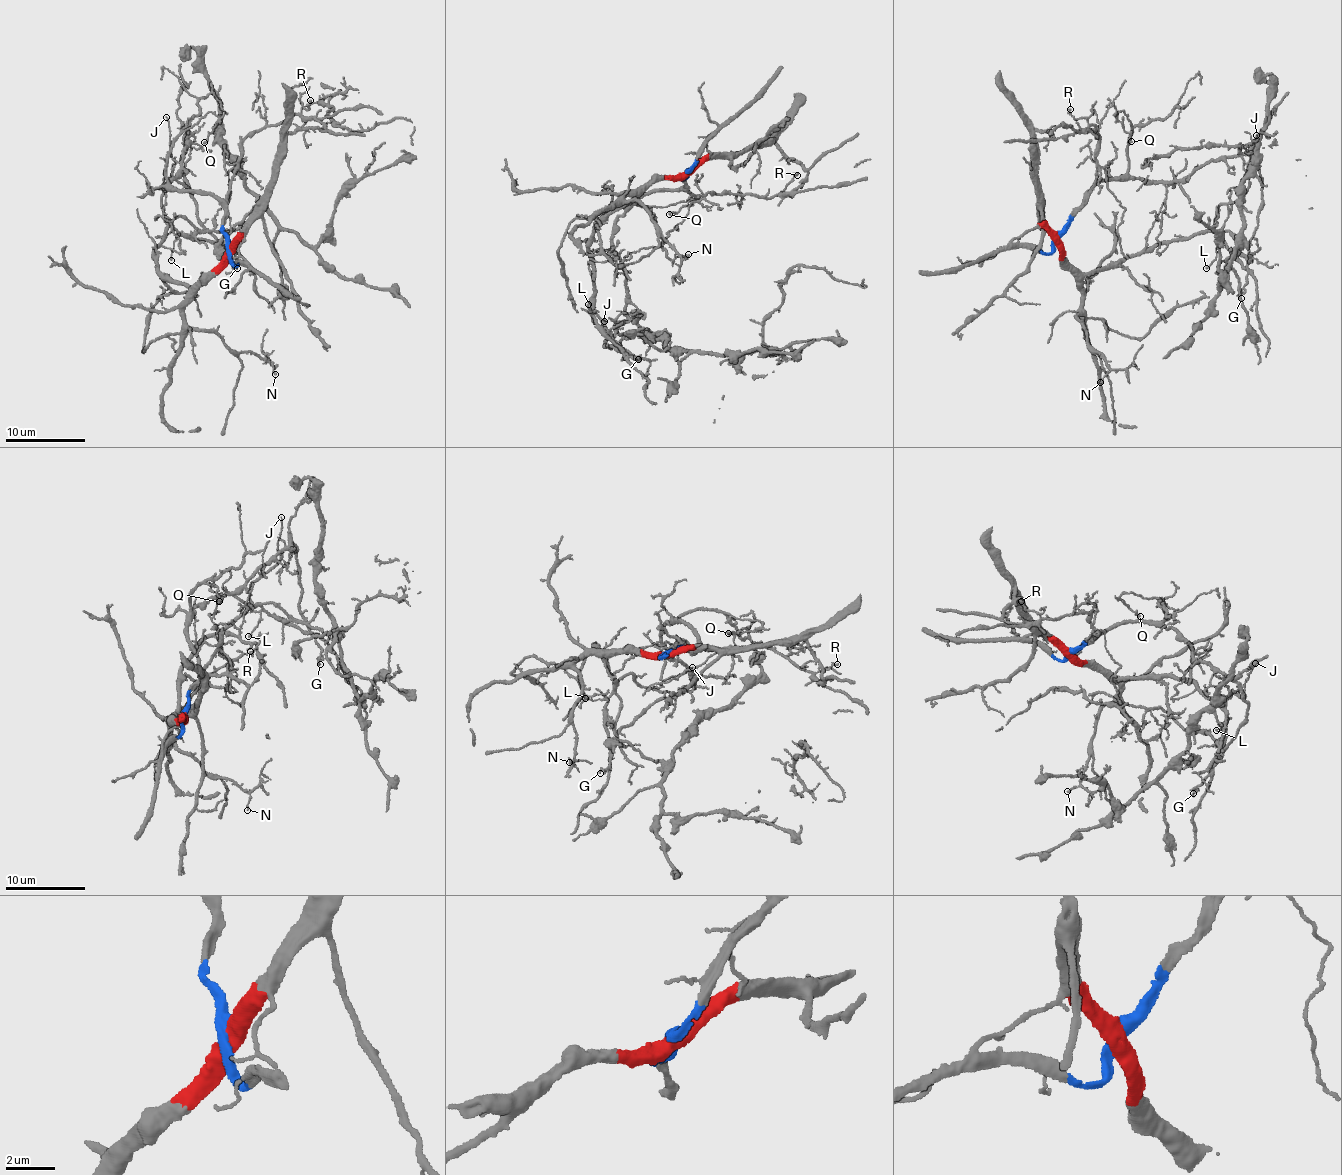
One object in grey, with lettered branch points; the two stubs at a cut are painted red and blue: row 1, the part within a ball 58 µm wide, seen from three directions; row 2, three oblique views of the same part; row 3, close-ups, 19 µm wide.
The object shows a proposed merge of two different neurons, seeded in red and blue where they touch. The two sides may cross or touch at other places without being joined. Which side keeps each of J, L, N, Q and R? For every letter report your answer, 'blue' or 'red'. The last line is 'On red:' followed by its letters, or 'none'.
J: red
L: red
N: red
Q: blue
R: blue
On red: J, L, N

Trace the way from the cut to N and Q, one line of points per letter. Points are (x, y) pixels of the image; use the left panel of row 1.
N: (227, 250), (226, 261), (184, 307), (184, 321), (222, 339), (231, 350), (250, 351), (269, 361), (275, 375)
Q: (227, 250), (225, 212), (215, 198), (171, 187), (167, 180), (172, 142), (214, 112), (217, 120), (204, 142)

